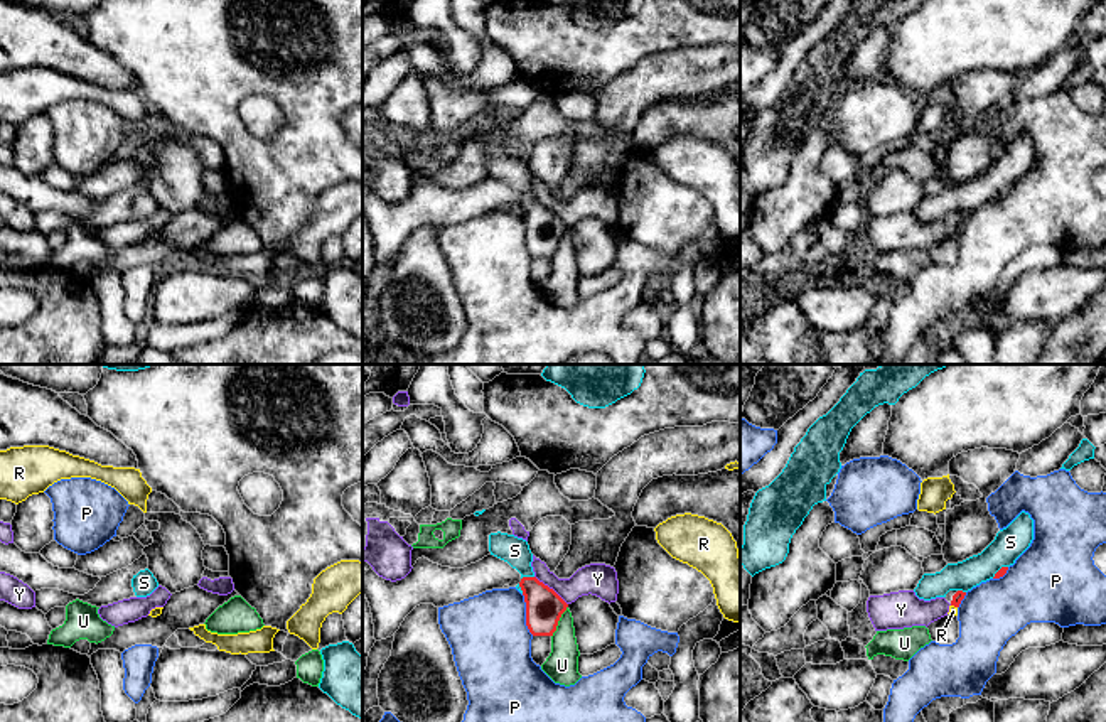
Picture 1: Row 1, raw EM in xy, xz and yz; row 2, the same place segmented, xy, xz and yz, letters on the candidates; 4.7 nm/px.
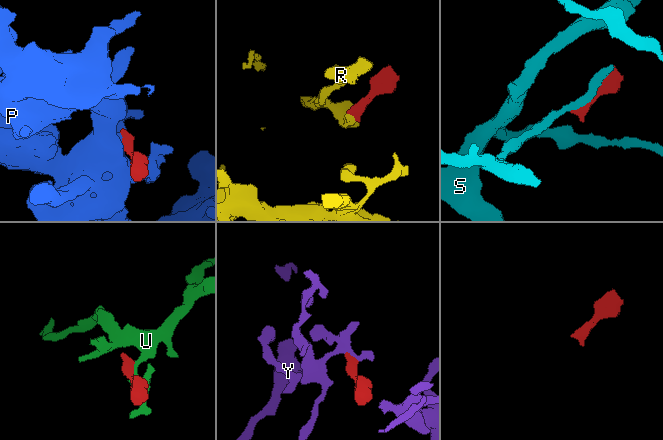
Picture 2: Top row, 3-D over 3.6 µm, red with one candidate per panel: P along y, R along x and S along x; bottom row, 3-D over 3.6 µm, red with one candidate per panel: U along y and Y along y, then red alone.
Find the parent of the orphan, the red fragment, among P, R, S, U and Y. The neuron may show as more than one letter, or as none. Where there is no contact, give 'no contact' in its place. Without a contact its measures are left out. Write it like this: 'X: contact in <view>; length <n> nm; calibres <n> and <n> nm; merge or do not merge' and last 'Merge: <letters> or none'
P: contact in xz; length 200 nm; calibres 180 and 380 nm; do not merge
R: contact in yz; length 40 nm; calibres 50 and 50 nm; do not merge
S: contact in xz; length 70 nm; calibres 180 and 130 nm; do not merge
U: contact in xz; length 170 nm; calibres 180 and 160 nm; do not merge
Y: contact in xz; length 220 nm; calibres 180 and 160 nm; do not merge
Merge: none

